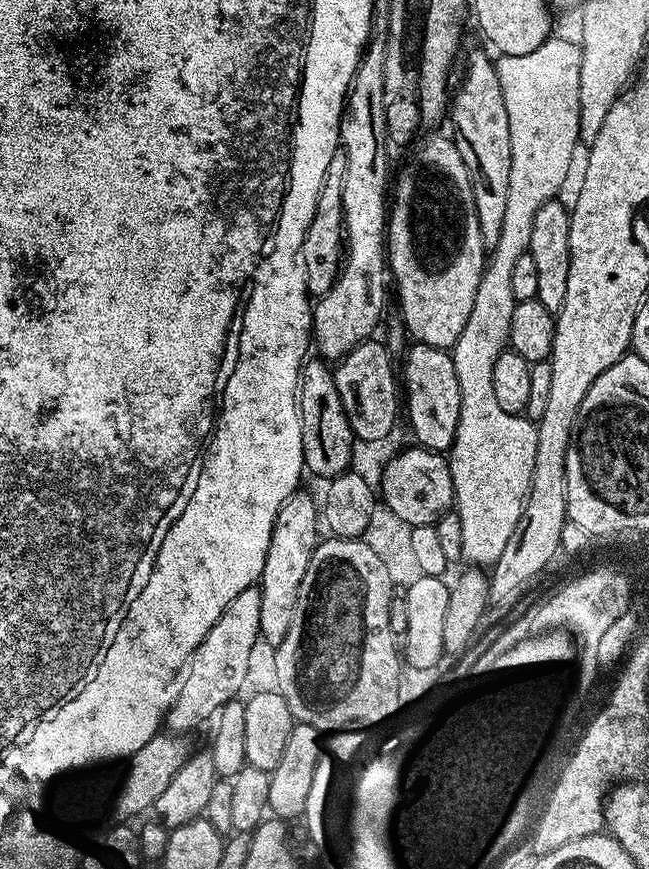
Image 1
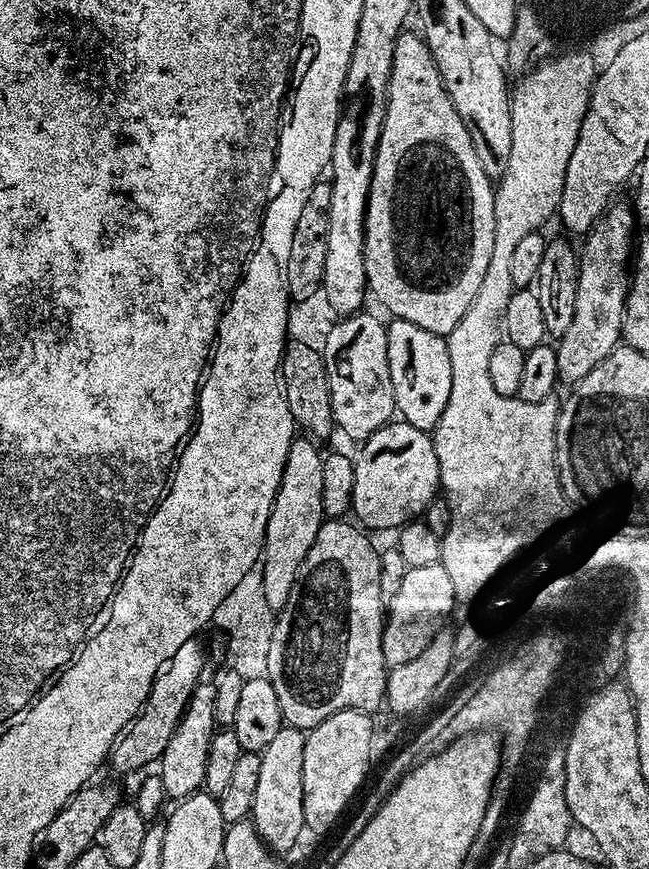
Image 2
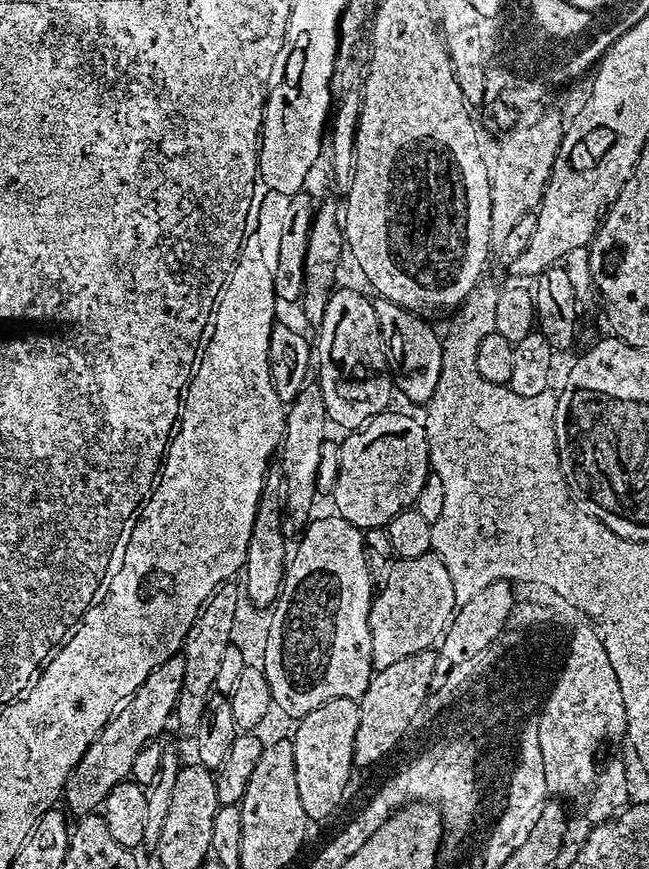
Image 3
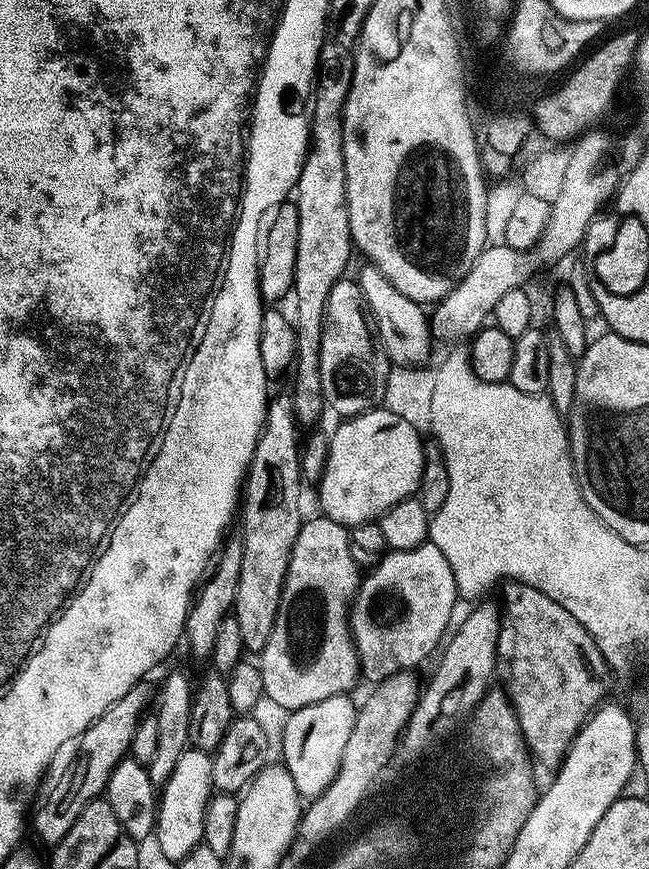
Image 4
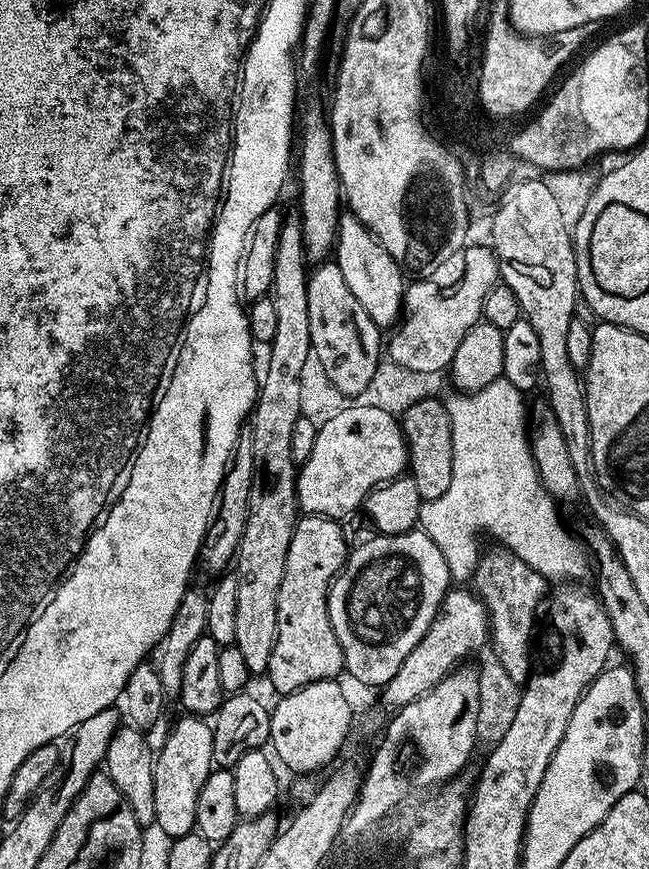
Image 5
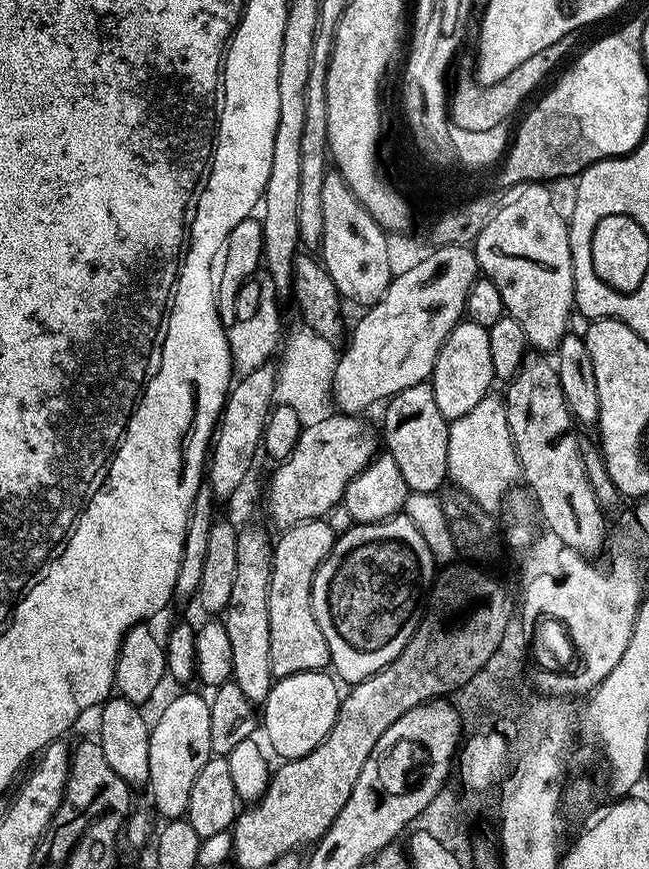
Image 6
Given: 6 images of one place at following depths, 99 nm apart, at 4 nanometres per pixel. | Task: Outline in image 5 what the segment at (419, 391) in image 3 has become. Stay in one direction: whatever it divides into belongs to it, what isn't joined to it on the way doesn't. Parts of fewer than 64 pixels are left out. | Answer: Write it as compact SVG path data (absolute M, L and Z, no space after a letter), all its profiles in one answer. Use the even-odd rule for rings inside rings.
M344 214L336 229L334 261L359 305L381 330L388 330L399 321L404 310L405 269L378 242L378 238L358 217Z

